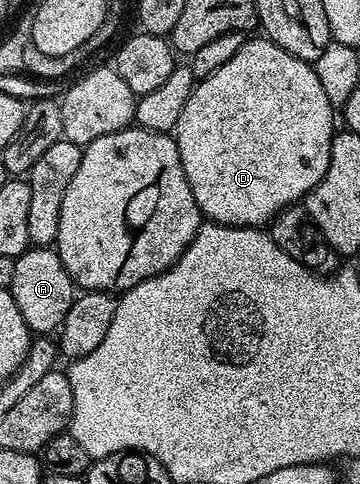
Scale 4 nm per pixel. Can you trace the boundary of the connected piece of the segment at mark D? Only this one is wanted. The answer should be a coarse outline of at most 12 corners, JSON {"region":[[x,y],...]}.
{"region":[[257,35],[175,130],[210,222],[265,227],[323,179],[335,106]]}

